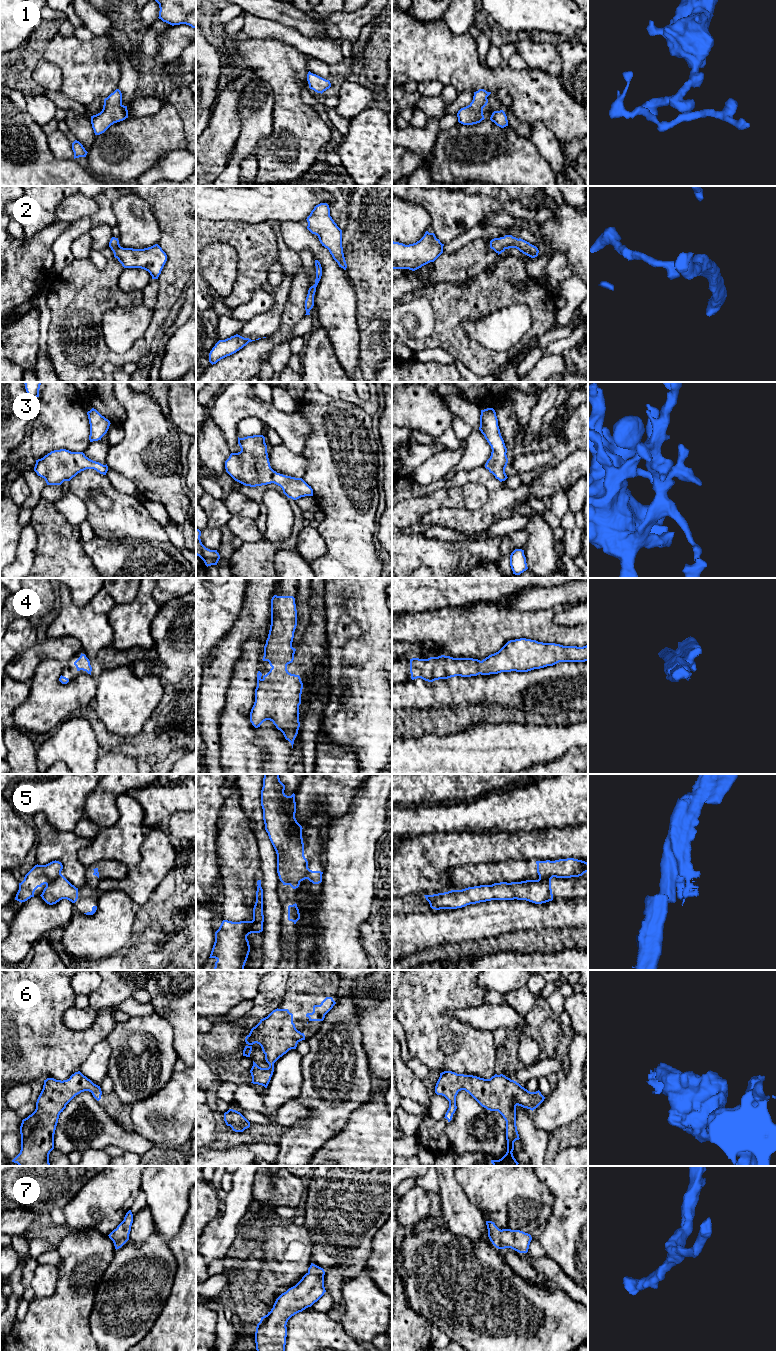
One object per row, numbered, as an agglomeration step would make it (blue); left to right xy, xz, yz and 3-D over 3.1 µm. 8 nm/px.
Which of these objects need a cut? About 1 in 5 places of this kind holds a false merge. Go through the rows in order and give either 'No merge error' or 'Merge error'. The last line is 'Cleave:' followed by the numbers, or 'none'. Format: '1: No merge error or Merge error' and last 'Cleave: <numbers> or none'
1: No merge error
2: No merge error
3: No merge error
4: No merge error
5: Merge error
6: No merge error
7: No merge error
Cleave: 5

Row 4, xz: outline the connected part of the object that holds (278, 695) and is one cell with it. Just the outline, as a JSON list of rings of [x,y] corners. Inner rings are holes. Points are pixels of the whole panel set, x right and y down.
[[[274,595],[271,599],[271,625],[262,659],[272,668],[264,676],[258,671],[255,702],[250,712],[250,722],[255,728],[266,720],[272,721],[292,748],[300,727],[299,705],[303,689],[300,676],[287,670],[296,651],[292,647],[296,626],[295,598]]]

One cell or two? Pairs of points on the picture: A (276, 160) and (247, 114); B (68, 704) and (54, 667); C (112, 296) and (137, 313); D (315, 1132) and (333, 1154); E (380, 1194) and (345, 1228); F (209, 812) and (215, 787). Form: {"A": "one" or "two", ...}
{"A": "two", "B": "one", "C": "two", "D": "two", "E": "one", "F": "one"}

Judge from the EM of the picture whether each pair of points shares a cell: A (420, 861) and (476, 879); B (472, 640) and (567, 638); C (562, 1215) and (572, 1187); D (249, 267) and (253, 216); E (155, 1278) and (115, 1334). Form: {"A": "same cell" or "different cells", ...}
{"A": "different cells", "B": "same cell", "C": "same cell", "D": "different cells", "E": "same cell"}

